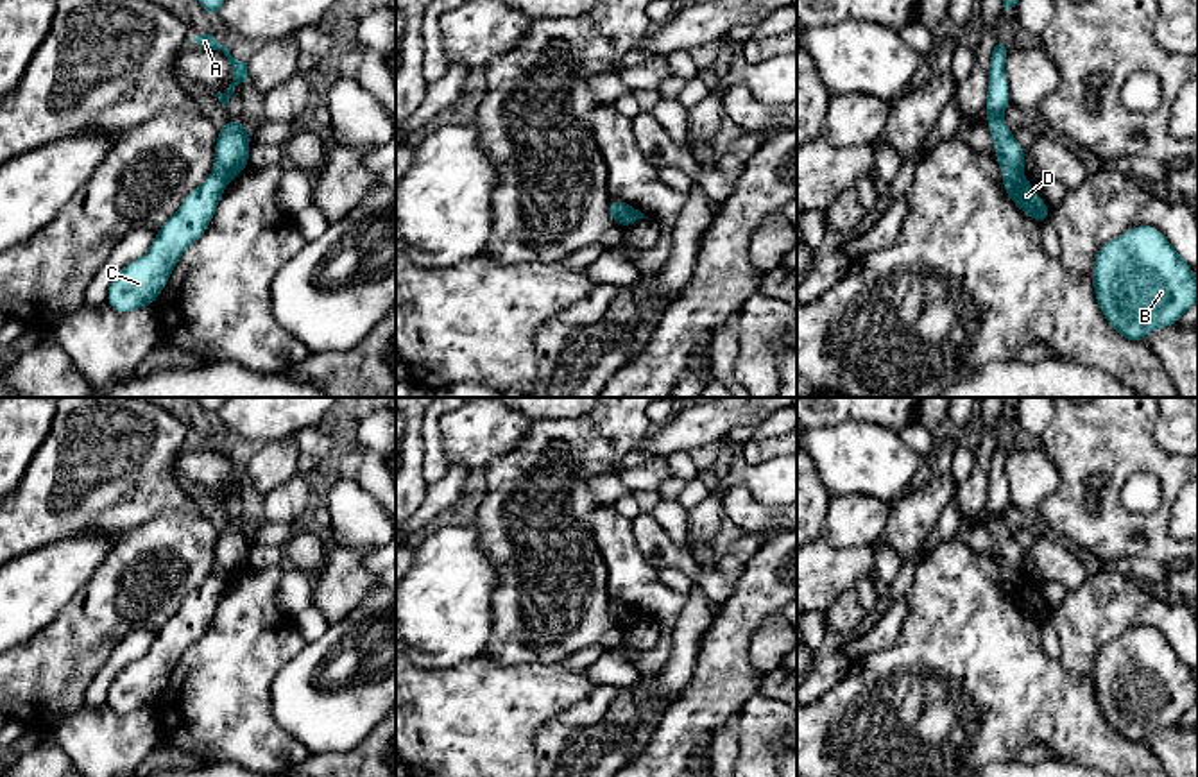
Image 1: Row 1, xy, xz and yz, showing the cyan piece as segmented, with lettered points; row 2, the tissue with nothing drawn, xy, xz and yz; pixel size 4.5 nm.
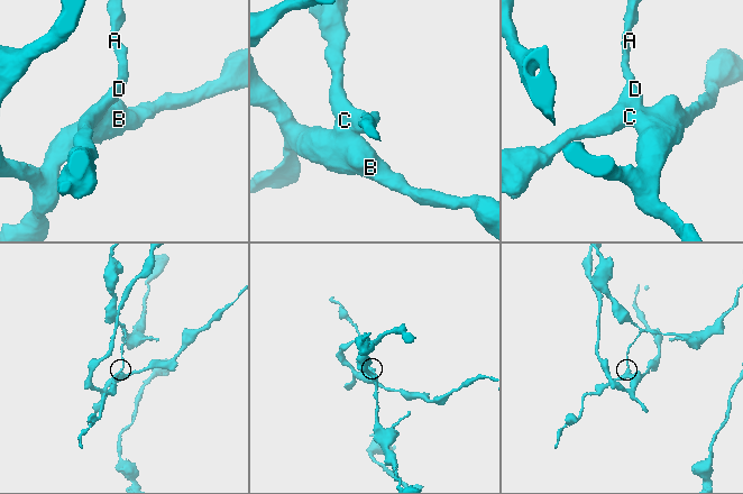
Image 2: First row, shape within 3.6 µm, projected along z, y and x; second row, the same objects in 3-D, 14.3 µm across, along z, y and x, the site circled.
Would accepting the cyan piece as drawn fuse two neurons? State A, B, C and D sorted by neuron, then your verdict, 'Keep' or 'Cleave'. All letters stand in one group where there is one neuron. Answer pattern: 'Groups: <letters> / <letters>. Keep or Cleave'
Groups: A B C D. Keep

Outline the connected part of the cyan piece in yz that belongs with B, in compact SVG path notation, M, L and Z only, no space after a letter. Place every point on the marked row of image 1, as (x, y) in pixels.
M1150 224L1101 245L1089 278L1105 320L1130 342L1175 326L1198 301L1193 267Z

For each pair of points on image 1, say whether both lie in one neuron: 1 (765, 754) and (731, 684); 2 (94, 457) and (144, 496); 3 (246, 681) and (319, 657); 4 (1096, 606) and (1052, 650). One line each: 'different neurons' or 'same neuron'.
1: different neurons
2: same neuron
3: different neurons
4: different neurons

